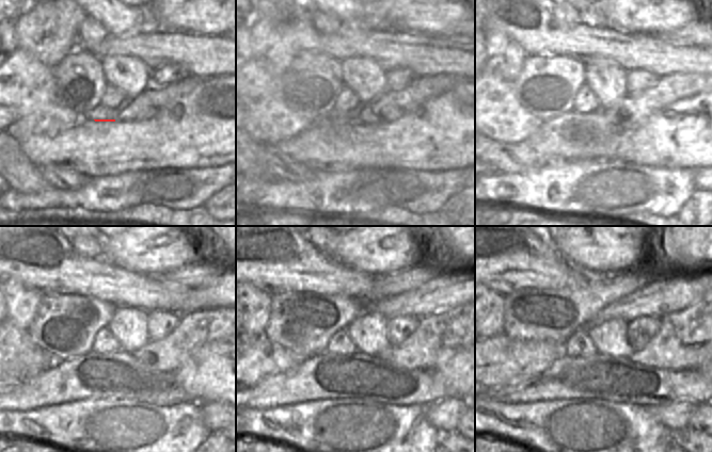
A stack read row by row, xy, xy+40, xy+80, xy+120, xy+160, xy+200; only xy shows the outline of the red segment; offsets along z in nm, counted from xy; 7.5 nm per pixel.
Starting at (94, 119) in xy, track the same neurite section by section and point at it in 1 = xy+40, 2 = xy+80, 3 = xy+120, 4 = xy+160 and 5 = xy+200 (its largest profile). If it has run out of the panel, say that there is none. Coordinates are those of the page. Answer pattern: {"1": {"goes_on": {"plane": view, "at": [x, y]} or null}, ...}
{"1": {"goes_on": {"plane": "xy+40", "at": [334, 125]}}, "2": {"goes_on": {"plane": "xy+80", "at": [554, 142]}}, "3": {"goes_on": {"plane": "xy+120", "at": [124, 376]}}, "4": {"goes_on": {"plane": "xy+160", "at": [365, 376]}}, "5": {"goes_on": {"plane": "xy+200", "at": [616, 378]}}}

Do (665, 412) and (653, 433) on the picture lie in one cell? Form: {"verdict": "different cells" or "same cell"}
{"verdict": "different cells"}

